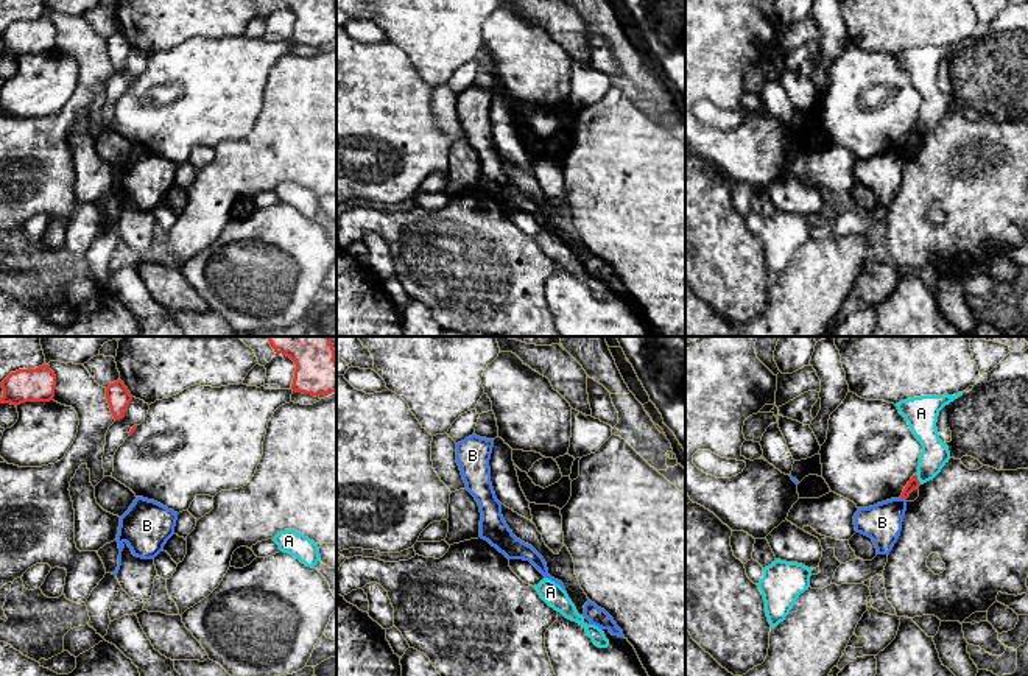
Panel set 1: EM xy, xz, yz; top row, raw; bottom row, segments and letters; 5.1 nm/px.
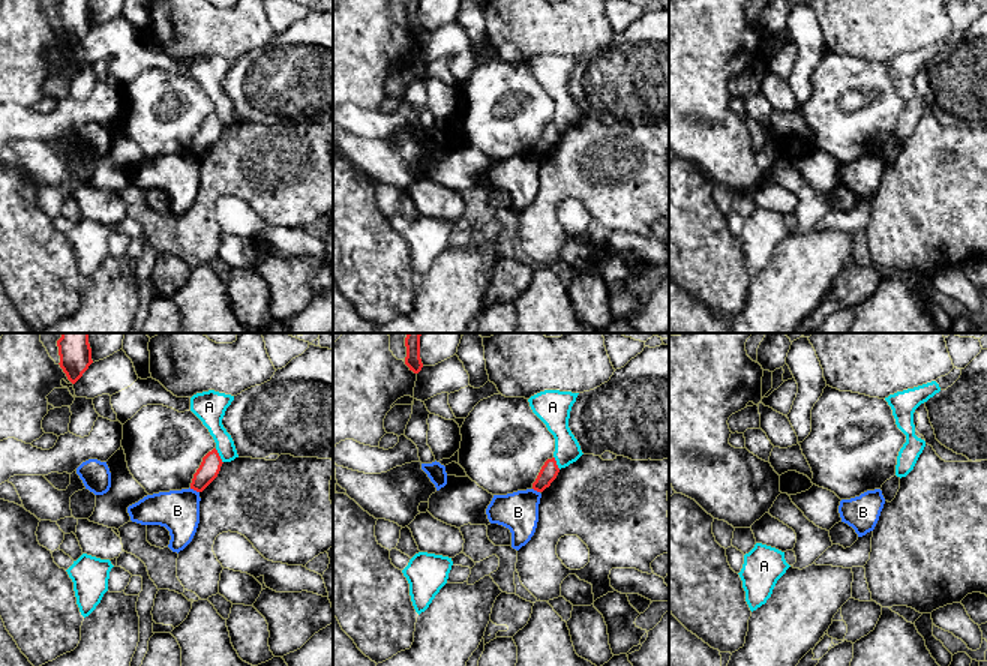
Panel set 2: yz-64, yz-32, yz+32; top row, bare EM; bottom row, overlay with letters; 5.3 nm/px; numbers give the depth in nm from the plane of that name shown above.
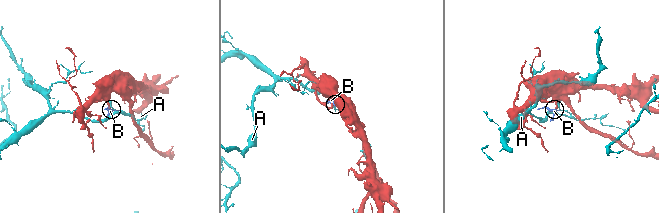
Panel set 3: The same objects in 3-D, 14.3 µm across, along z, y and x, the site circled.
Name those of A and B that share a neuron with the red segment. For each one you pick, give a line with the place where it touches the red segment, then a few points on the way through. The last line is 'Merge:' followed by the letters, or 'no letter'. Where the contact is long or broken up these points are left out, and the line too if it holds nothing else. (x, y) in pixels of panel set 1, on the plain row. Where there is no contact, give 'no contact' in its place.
Merge: no letter

